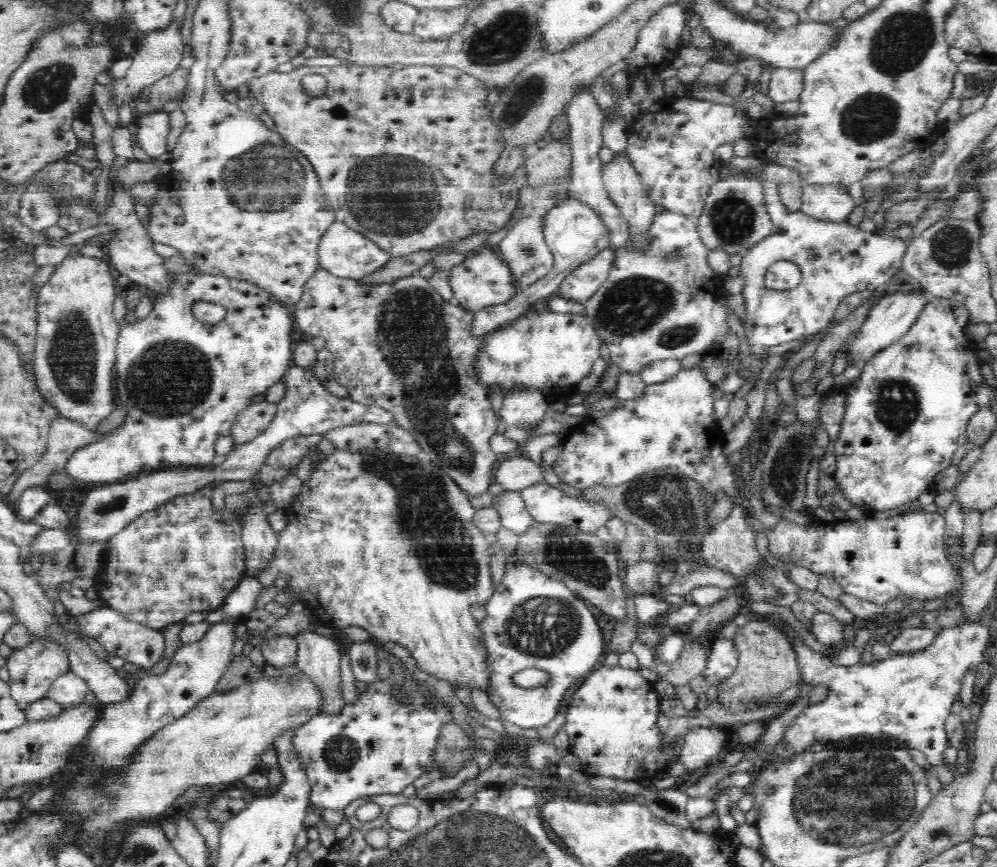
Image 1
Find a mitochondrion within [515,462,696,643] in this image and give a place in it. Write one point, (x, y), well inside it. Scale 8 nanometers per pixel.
(576, 560)

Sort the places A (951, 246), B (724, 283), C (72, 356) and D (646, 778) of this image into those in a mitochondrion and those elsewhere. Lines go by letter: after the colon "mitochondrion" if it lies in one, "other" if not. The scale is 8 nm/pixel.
A: mitochondrion
B: other
C: mitochondrion
D: other

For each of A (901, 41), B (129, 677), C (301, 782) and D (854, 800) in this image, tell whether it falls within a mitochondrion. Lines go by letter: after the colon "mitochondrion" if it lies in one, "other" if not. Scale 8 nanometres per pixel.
A: mitochondrion
B: other
C: other
D: mitochondrion

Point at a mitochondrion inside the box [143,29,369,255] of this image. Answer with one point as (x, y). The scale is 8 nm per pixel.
(256, 177)

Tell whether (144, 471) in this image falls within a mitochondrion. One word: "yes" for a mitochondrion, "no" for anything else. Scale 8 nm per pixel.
no

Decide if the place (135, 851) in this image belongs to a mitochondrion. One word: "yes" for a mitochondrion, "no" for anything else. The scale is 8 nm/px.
yes

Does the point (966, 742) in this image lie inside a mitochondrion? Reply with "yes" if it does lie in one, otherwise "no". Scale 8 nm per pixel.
no

